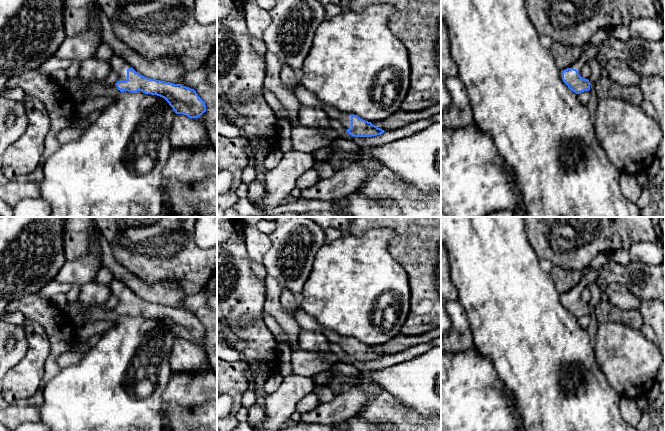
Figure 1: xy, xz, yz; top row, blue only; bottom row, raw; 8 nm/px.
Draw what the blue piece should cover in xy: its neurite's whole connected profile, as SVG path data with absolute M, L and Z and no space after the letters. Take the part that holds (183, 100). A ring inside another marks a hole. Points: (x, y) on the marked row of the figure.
M116 55L109 62L111 71L118 75L116 84L107 86L103 81L83 86L77 77L75 77L68 80L70 92L73 94L79 93L81 90L86 90L87 97L106 96L114 98L120 92L128 91L136 93L142 91L145 94L157 95L164 98L176 114L183 114L191 119L198 118L206 112L204 101L194 89L181 84L144 77L136 72L128 62Z

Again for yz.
M598 44L590 45L586 51L583 51L579 59L569 68L561 70L563 82L576 94L590 90L590 82L580 76L580 71L590 58L595 58L598 53Z

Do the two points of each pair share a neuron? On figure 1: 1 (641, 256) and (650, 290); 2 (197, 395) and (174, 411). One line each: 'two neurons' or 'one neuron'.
1: two neurons
2: two neurons

